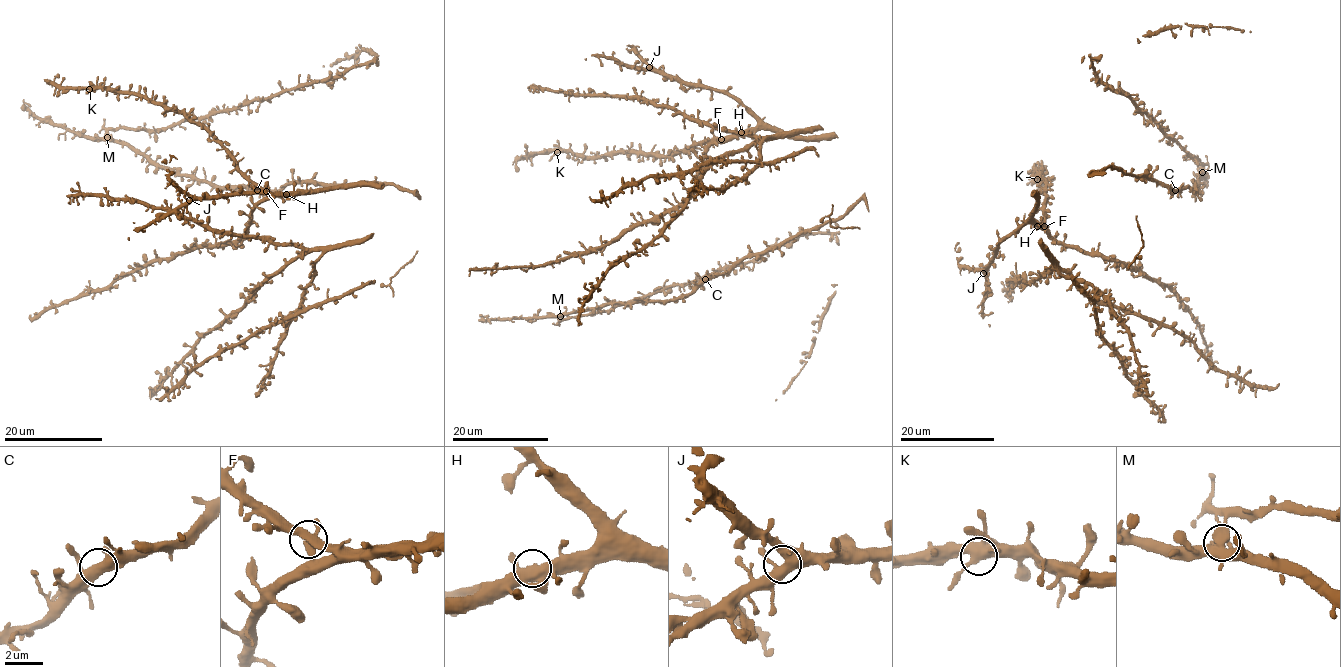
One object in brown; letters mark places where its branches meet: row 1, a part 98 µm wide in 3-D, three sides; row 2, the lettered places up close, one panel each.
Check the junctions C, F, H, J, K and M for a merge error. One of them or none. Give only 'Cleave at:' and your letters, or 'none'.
Cleave at: none

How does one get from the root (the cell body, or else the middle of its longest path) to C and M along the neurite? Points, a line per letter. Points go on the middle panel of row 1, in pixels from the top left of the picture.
C: (822, 226), (802, 230), (764, 251), (748, 253), (725, 274), (705, 279)
M: (822, 226), (748, 253), (725, 274), (705, 278), (690, 293), (669, 300), (610, 303), (561, 315)

